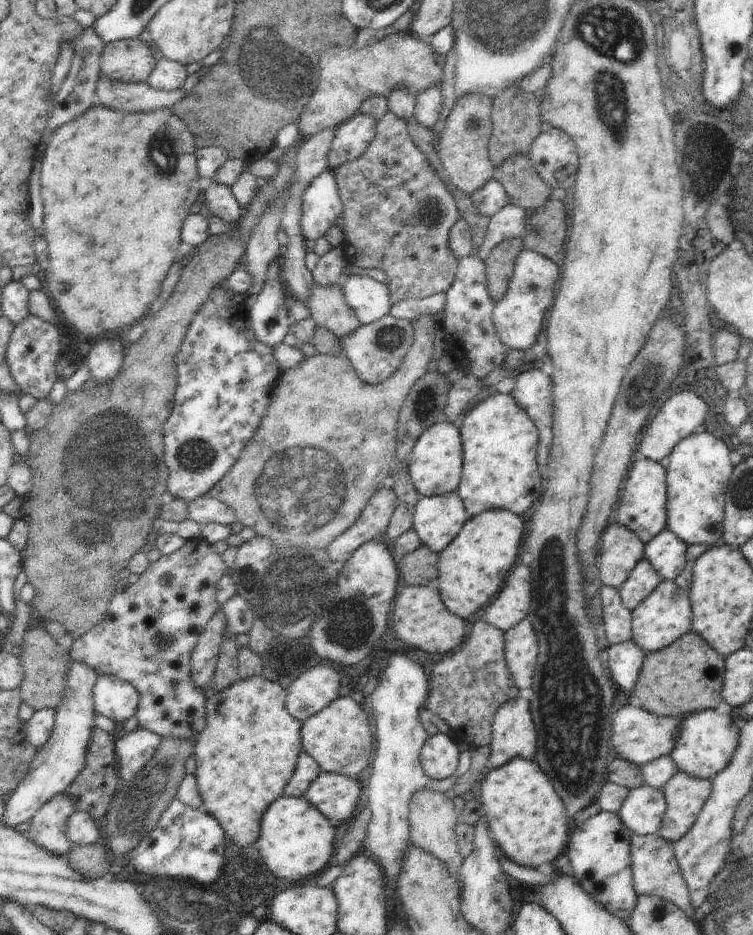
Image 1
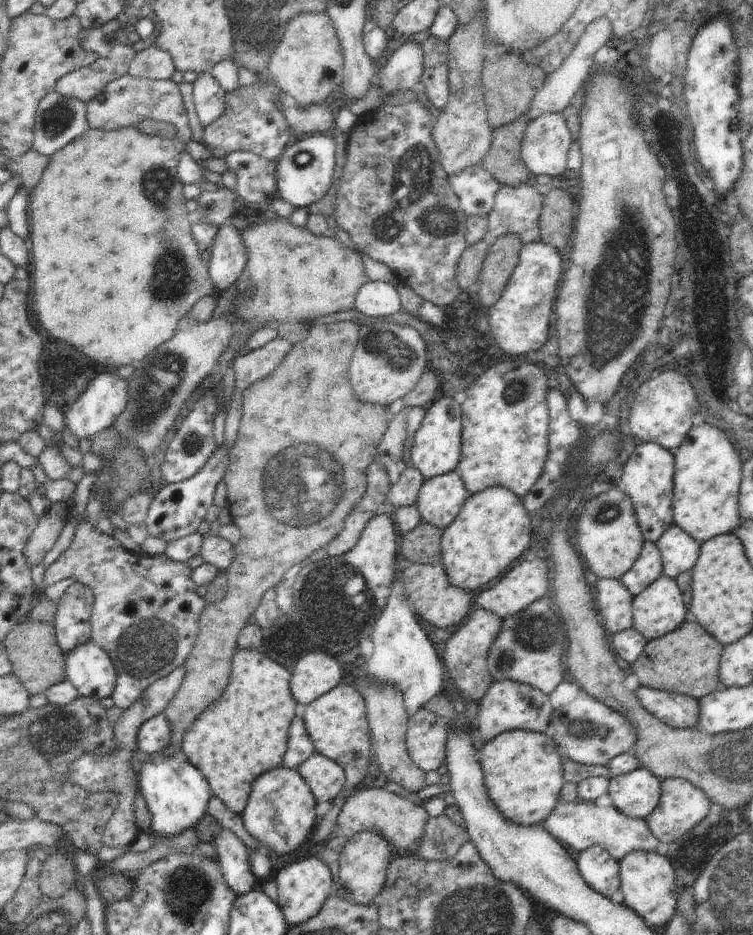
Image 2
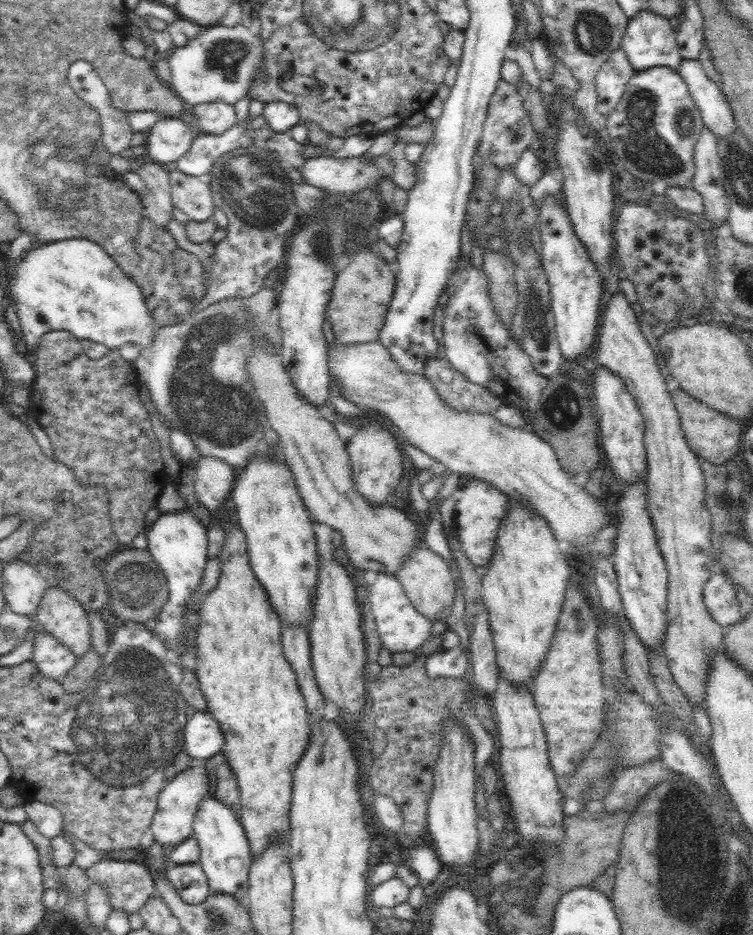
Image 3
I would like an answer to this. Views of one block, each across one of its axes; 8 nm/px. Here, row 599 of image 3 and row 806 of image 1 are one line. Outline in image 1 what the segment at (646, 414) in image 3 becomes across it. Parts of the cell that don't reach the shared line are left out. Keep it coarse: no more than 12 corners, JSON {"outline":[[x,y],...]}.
{"outline":[[679,770],[662,789],[656,833],[674,844],[694,826],[712,781]]}

